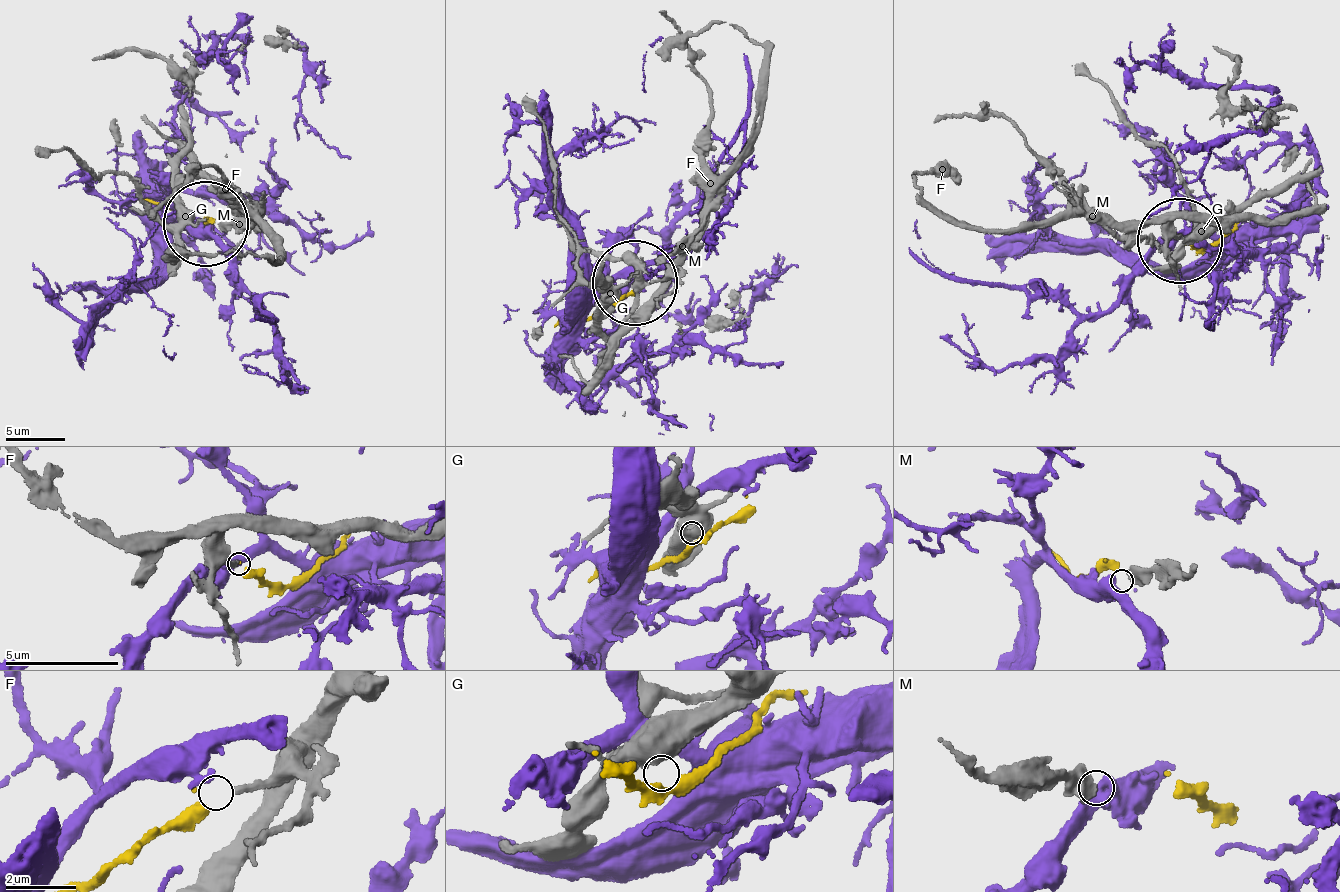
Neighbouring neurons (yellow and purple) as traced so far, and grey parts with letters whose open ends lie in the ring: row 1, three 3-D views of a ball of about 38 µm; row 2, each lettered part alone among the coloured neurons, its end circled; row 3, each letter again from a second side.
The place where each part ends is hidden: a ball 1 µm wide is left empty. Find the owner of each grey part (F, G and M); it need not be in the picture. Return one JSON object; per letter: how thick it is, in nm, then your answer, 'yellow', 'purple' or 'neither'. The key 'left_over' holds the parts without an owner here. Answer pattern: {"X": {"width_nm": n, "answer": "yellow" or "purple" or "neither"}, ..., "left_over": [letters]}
{"F": {"width_nm": 180, "answer": "yellow"}, "G": {"width_nm": 400, "answer": "neither"}, "M": {"width_nm": 420, "answer": "purple"}, "left_over": ["G"]}

